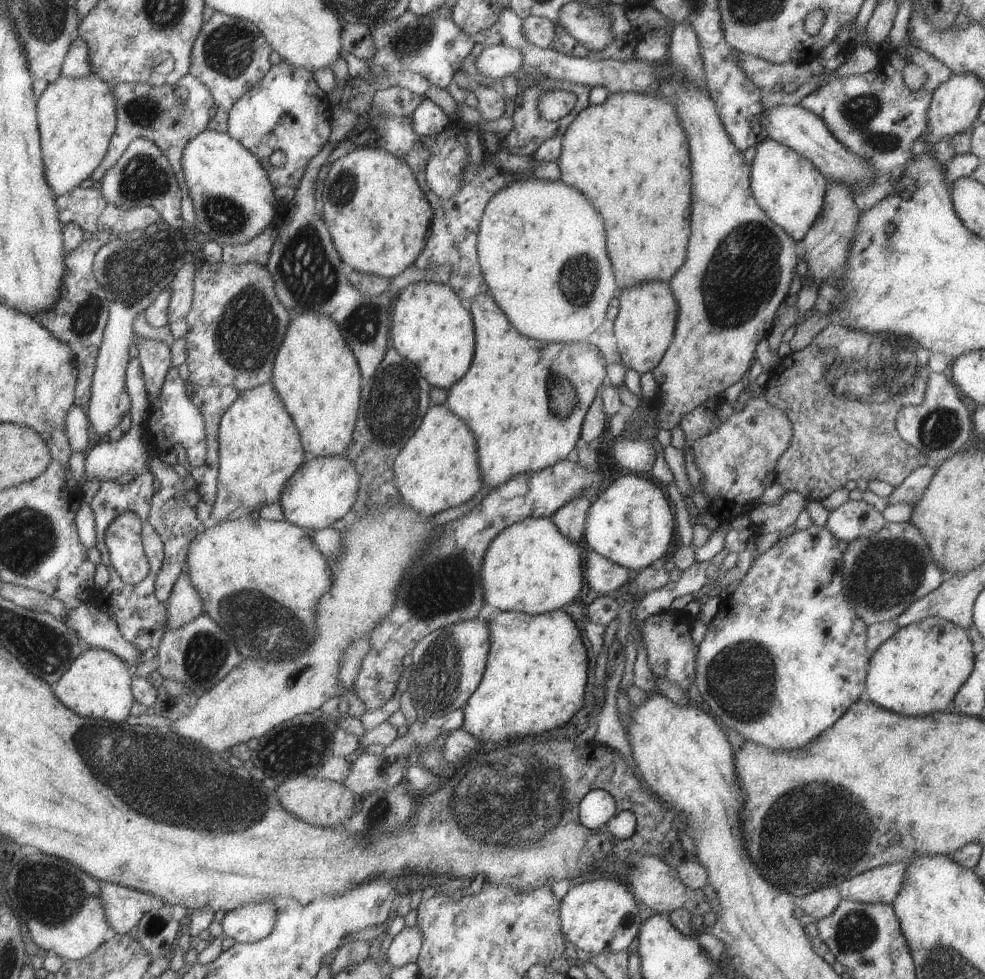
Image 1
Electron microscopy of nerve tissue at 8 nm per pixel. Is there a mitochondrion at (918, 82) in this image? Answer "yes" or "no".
no

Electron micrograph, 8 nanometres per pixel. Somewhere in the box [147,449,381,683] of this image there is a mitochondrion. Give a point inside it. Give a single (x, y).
(251, 616)

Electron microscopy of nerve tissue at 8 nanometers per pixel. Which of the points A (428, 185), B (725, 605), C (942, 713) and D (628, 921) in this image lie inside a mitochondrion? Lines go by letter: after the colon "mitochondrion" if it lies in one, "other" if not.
A: other
B: other
C: other
D: other

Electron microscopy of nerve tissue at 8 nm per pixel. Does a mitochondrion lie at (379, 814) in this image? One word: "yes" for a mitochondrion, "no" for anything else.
yes

